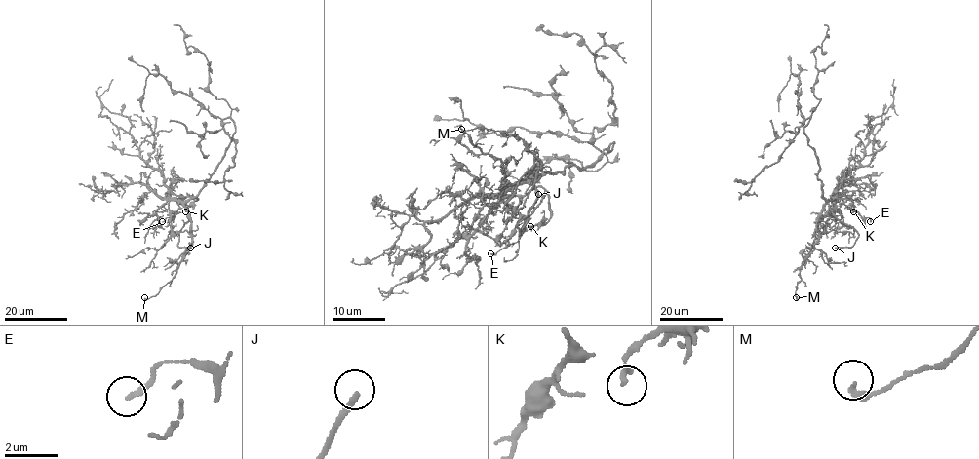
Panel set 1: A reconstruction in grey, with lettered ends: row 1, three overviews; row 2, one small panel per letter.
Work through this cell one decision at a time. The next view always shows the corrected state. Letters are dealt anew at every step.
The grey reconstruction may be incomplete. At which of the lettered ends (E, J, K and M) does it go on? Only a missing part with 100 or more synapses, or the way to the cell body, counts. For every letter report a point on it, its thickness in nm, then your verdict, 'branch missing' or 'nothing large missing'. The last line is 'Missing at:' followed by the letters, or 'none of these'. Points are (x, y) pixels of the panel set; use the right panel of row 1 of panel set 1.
E: (870, 221) | 220 nm | nothing large missing
J: (835, 248) | 220 nm | branch missing
K: (853, 211) | 200 nm | nothing large missing
M: (796, 297) | 280 nm | nothing large missing
Missing at: J

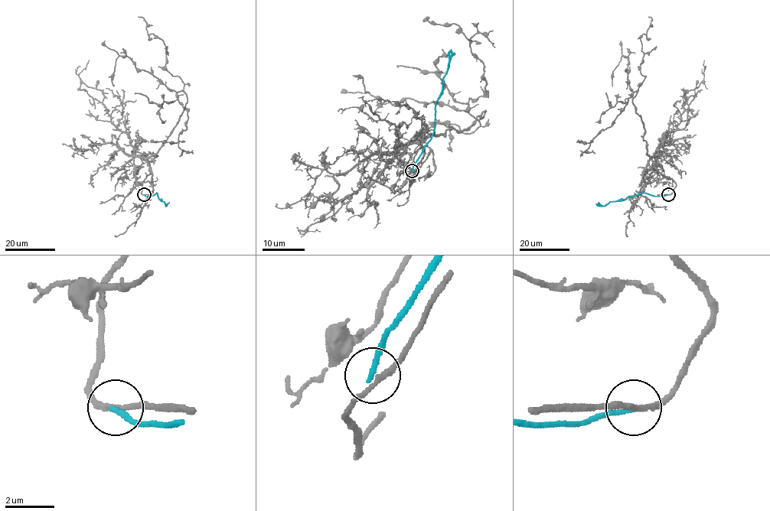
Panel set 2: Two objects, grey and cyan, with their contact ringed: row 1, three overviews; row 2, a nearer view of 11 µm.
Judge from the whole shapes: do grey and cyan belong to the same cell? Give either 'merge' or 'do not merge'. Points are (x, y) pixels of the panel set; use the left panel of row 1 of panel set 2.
do not merge

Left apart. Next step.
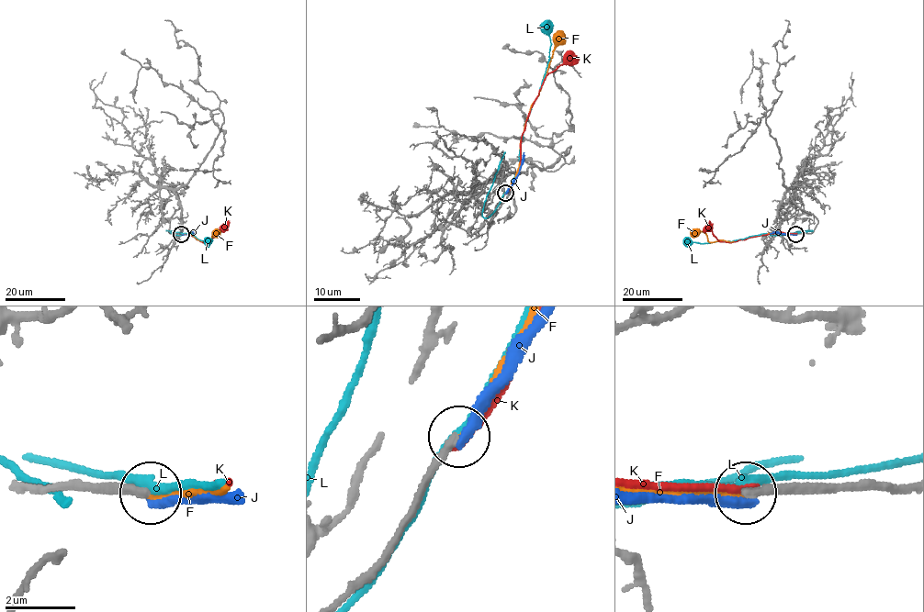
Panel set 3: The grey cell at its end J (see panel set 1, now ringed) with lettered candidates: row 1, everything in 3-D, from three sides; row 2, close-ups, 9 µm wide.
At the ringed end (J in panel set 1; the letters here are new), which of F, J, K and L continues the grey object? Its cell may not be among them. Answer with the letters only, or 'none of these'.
none of these

